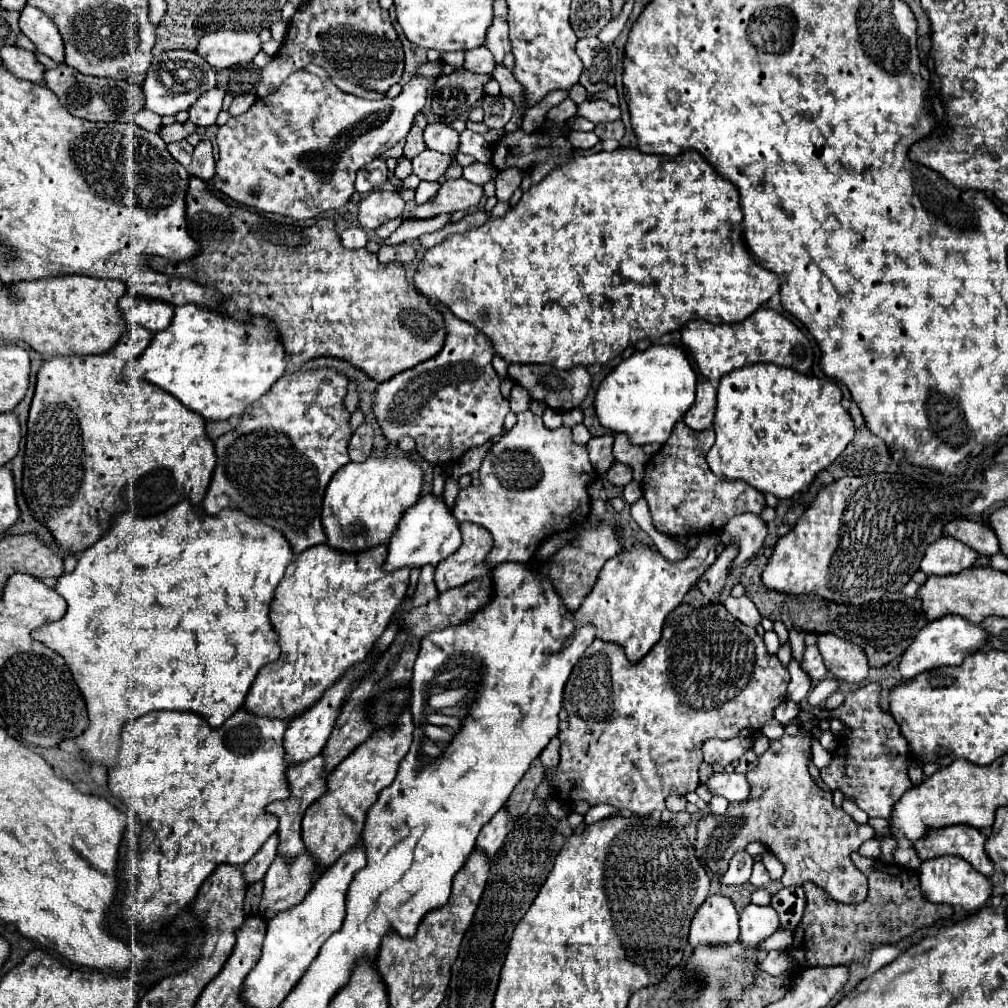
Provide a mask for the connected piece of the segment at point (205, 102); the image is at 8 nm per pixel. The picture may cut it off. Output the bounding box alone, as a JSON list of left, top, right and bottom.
[189,88,225,126]

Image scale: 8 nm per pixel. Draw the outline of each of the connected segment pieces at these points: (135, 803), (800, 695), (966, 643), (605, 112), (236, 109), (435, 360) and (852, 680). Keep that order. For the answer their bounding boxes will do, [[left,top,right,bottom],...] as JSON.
[[109,708,289,934],[787,658,811,704],[899,614,989,680],[577,100,619,124],[229,94,255,116],[373,310,509,464],[817,632,869,684]]

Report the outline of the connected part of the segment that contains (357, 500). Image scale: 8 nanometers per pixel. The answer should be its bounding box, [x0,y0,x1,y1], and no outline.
[321,456,423,552]

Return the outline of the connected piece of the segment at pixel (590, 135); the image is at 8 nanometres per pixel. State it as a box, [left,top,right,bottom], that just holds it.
[567,132,599,150]

